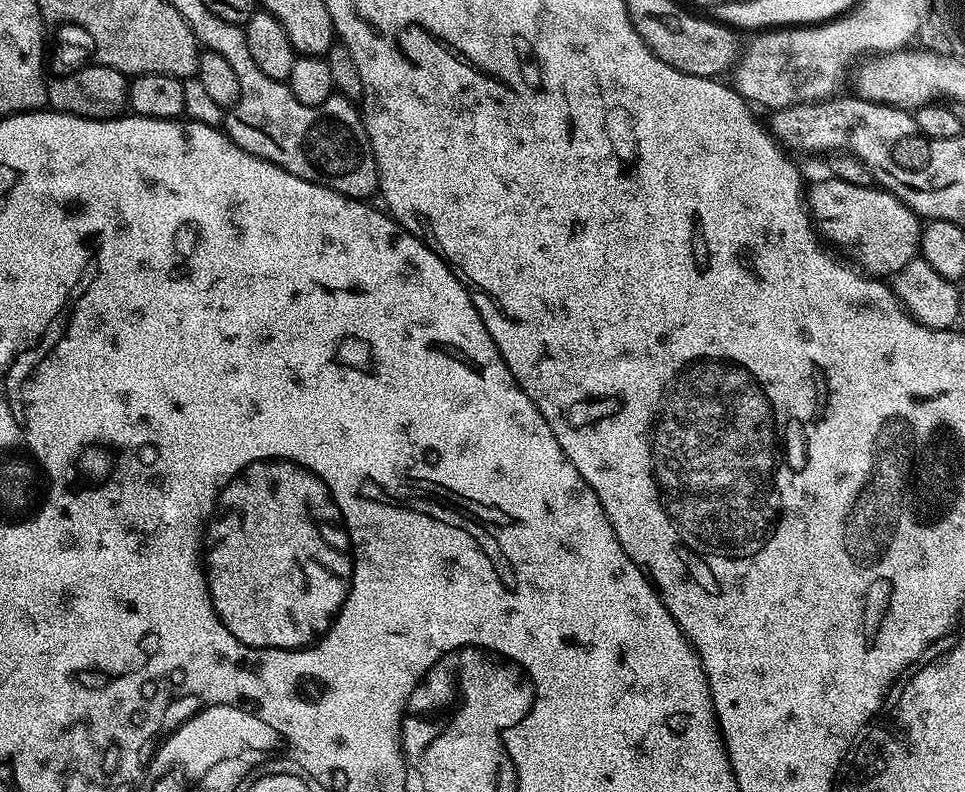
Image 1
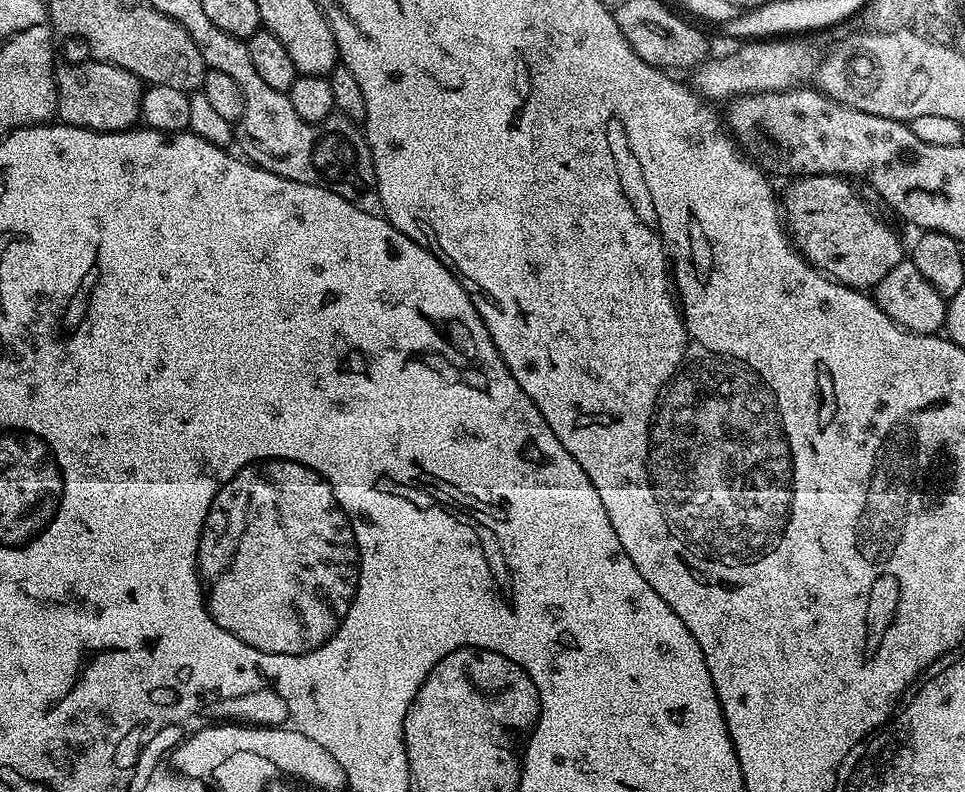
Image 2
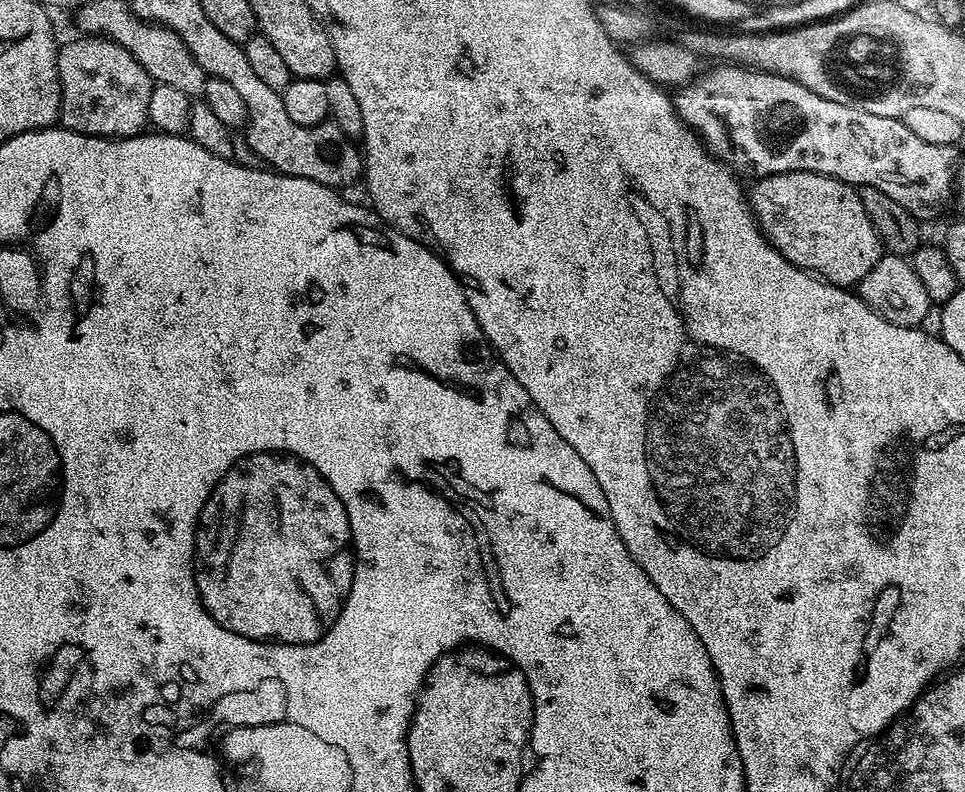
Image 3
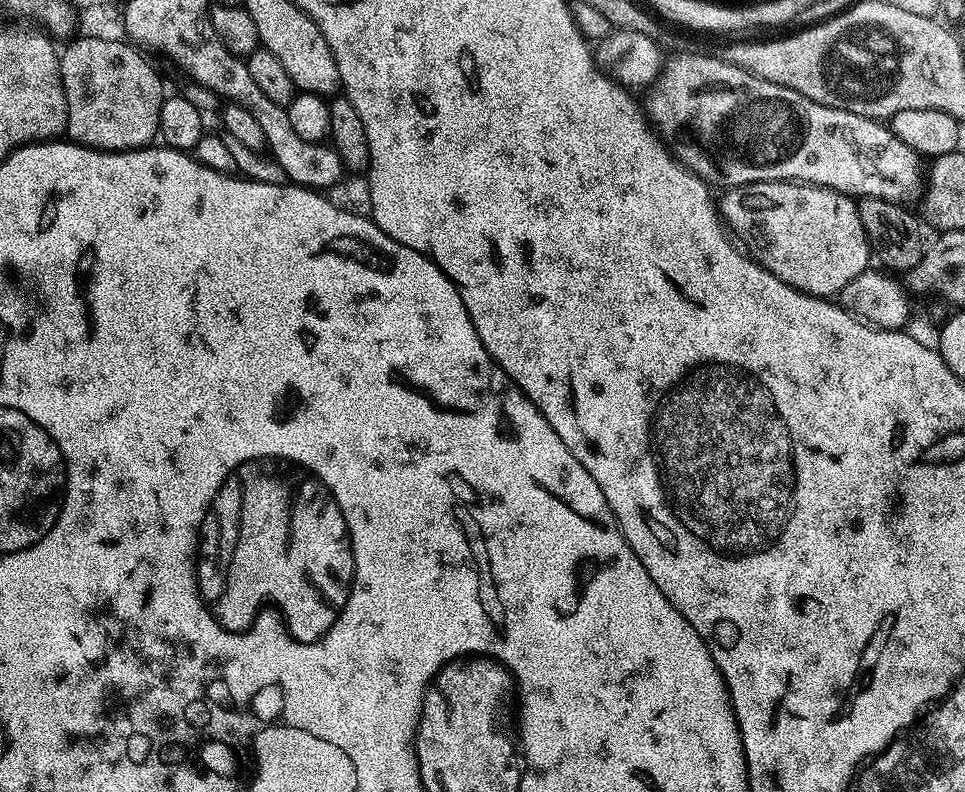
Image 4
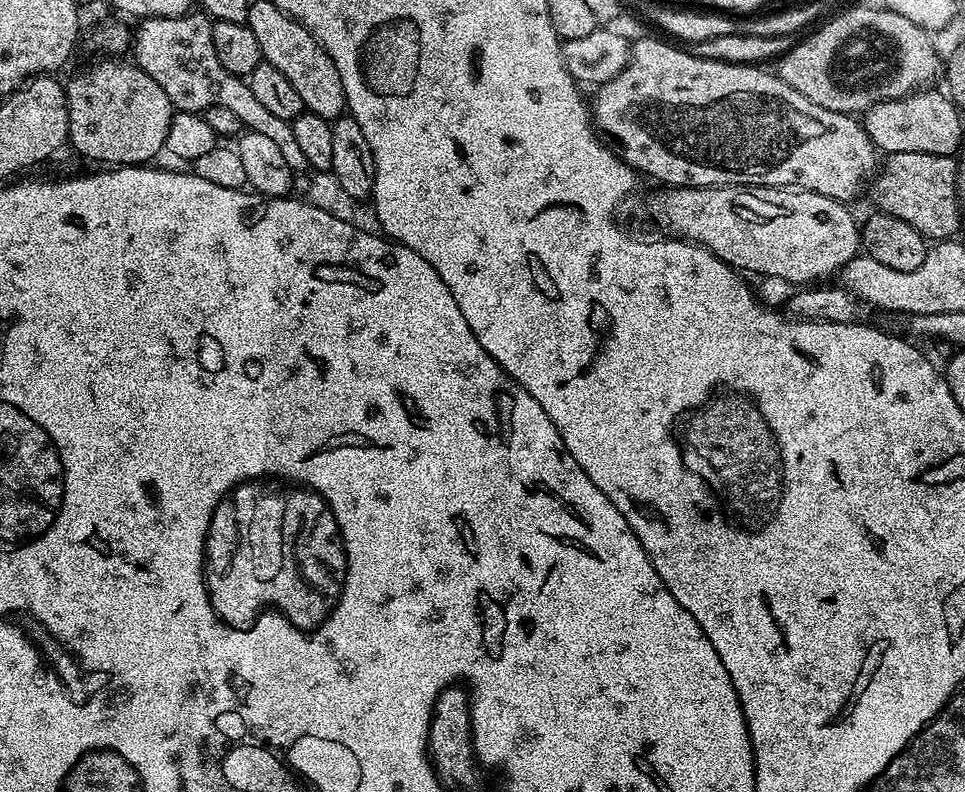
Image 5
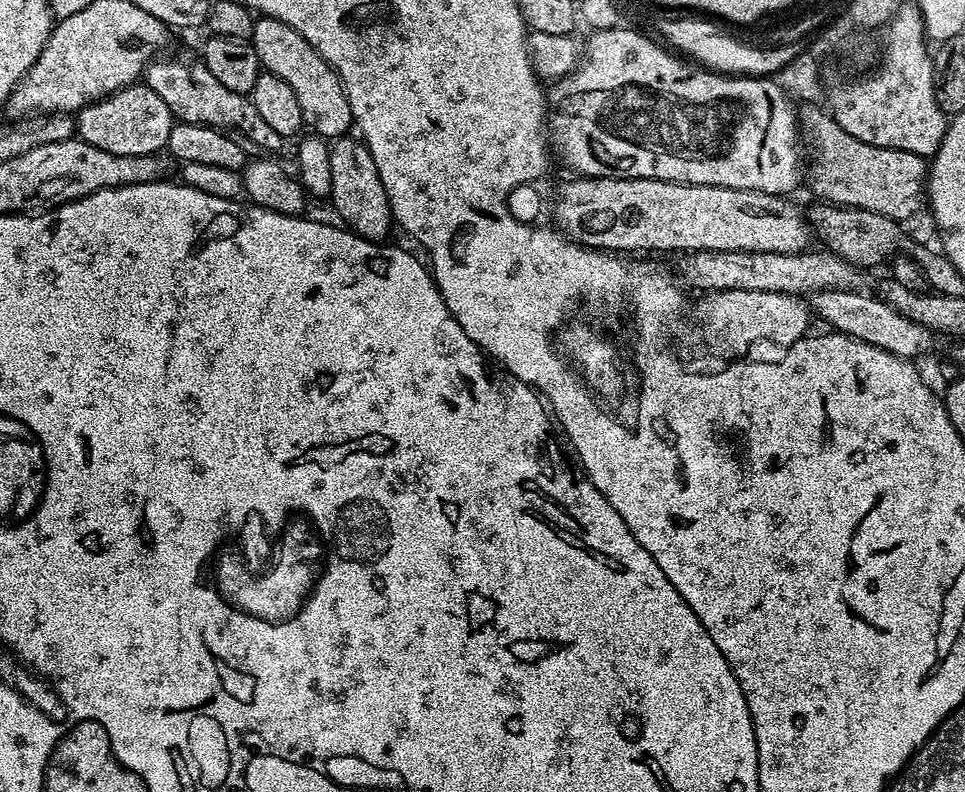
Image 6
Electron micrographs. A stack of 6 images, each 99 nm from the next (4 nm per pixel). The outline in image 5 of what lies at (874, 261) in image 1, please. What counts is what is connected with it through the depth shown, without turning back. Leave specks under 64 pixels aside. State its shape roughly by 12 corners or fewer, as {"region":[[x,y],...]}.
{"region":[[665,187],[672,238],[792,286],[861,251],[847,203],[791,188]]}

